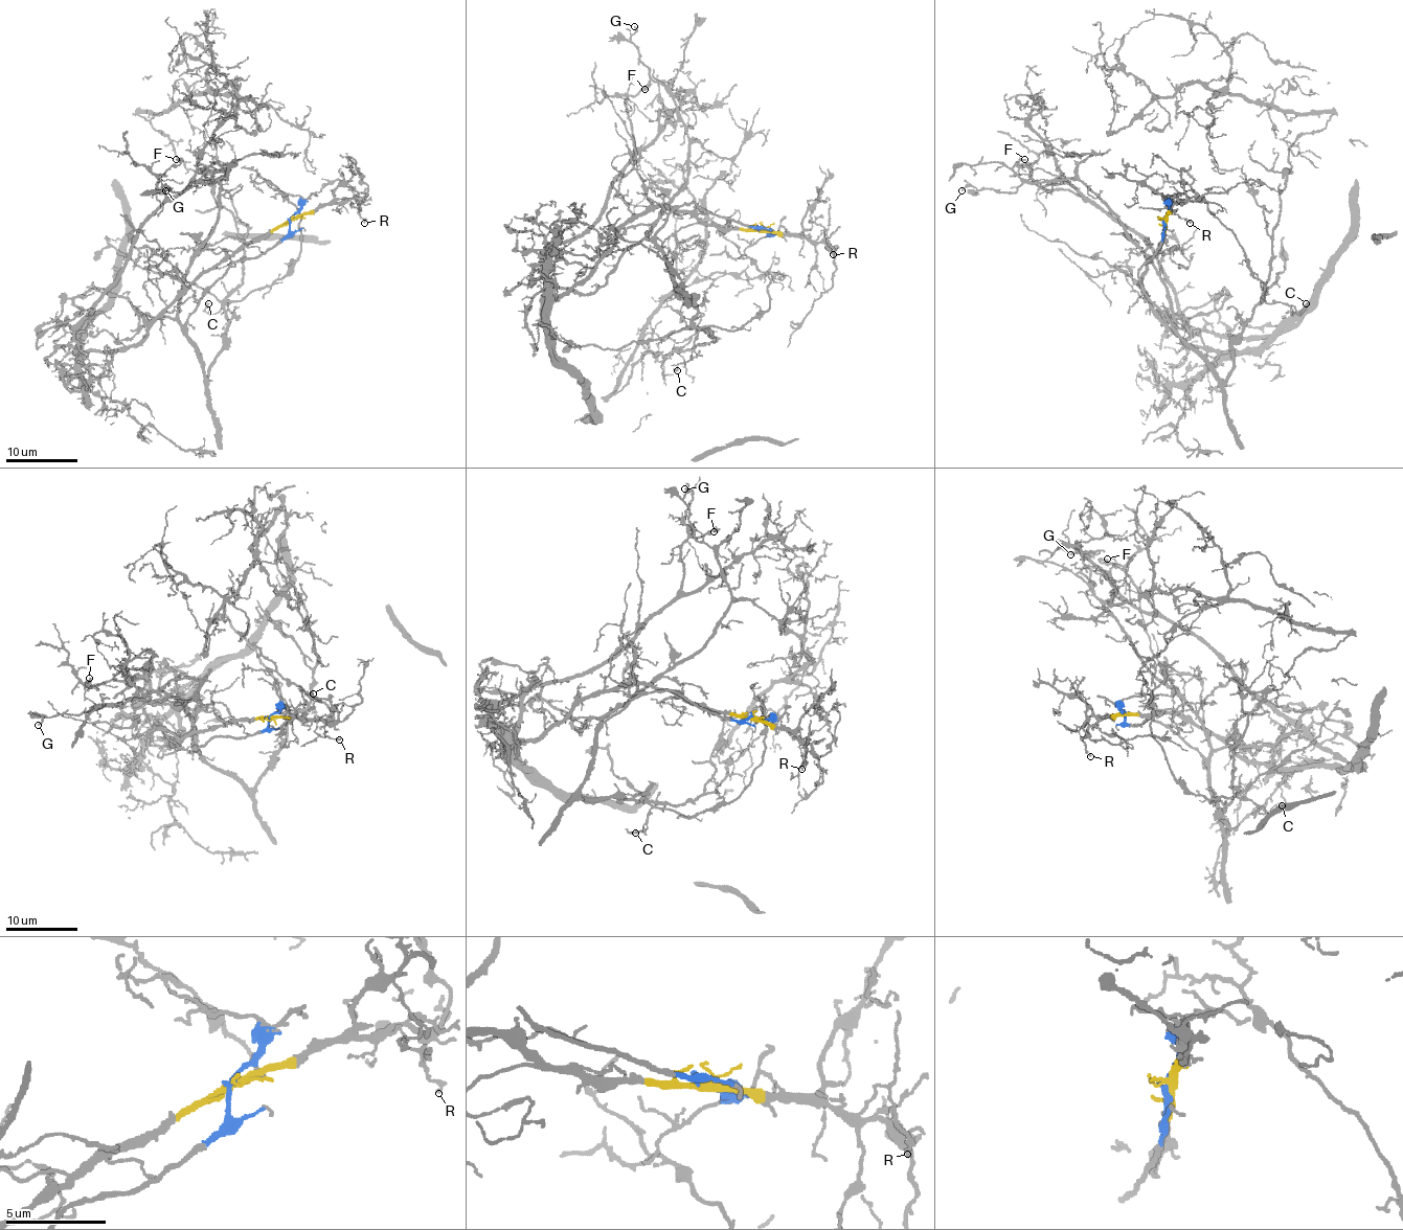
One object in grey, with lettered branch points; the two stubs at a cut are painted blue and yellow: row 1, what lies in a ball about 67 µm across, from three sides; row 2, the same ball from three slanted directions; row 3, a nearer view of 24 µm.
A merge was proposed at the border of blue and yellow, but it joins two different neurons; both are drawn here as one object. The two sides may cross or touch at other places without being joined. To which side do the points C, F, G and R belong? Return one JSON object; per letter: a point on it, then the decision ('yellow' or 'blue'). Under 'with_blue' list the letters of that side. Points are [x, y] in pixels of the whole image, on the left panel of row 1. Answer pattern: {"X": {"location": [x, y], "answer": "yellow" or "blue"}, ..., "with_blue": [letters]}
{"C": {"location": [208, 303], "answer": "blue"}, "F": {"location": [176, 159], "answer": "yellow"}, "G": {"location": [165, 190], "answer": "blue"}, "R": {"location": [364, 223], "answer": "yellow"}, "with_blue": ["C", "G"]}

